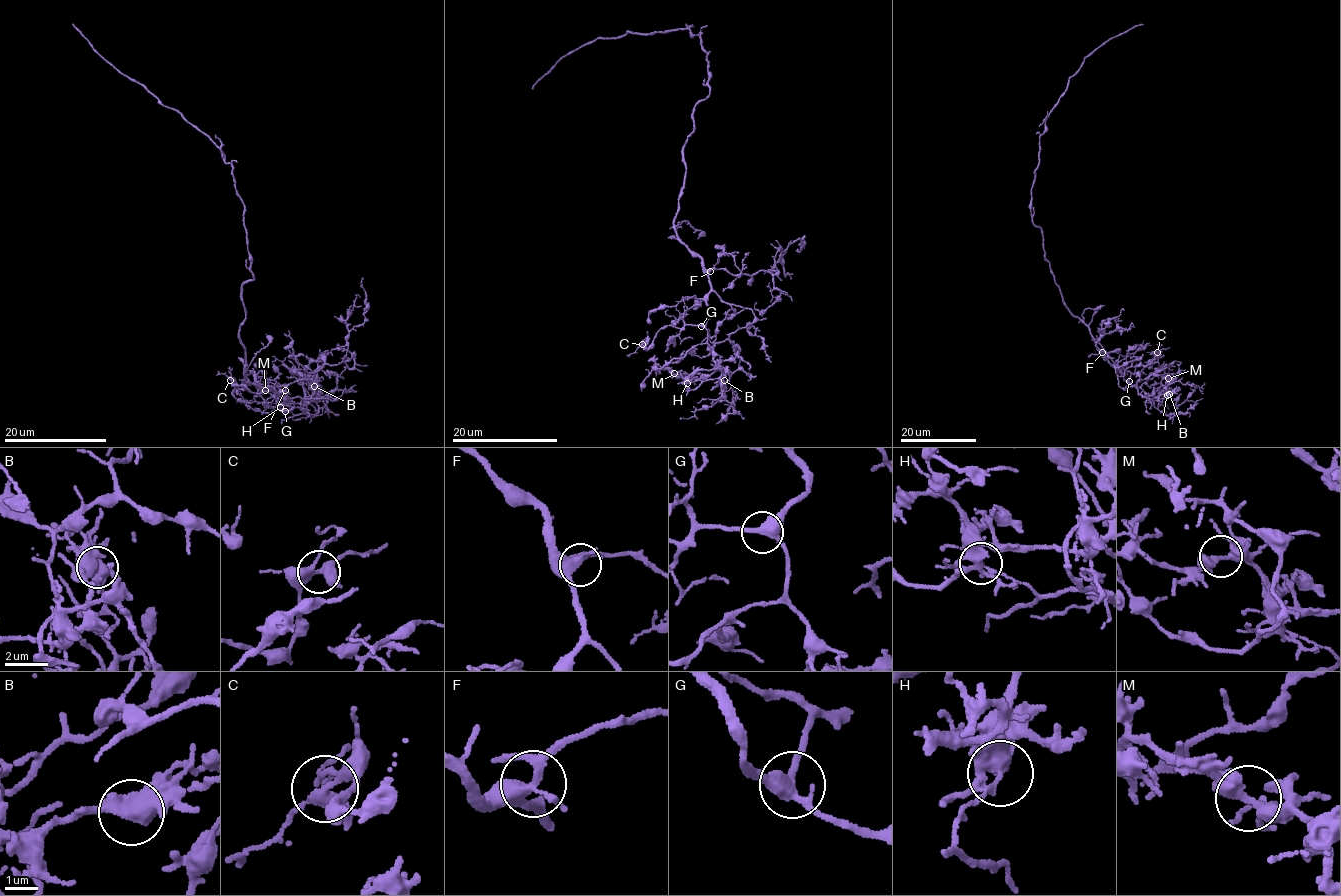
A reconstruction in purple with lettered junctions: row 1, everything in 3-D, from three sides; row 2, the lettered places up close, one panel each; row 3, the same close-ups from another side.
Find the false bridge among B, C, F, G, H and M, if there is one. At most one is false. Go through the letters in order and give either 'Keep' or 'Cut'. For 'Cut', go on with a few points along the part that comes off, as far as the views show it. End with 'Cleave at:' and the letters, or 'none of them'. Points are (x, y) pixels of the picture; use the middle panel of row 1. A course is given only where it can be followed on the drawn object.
B: Keep
C: Keep
F: Keep
G: Keep
H: Cut. Course of the part to remove: (688, 382), (690, 375), (698, 370), (713, 369), (719, 360), (741, 357), (746, 361), (749, 369)
M: Keep
Cleave at: H

